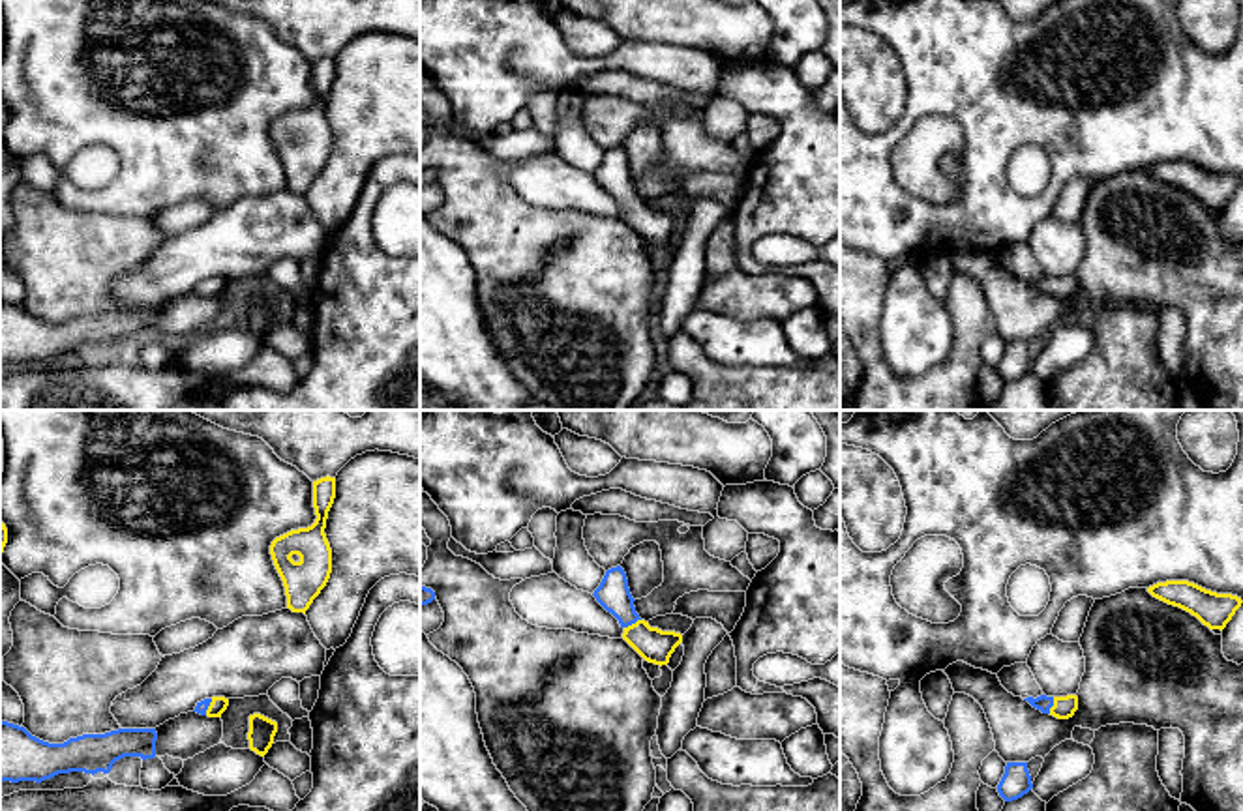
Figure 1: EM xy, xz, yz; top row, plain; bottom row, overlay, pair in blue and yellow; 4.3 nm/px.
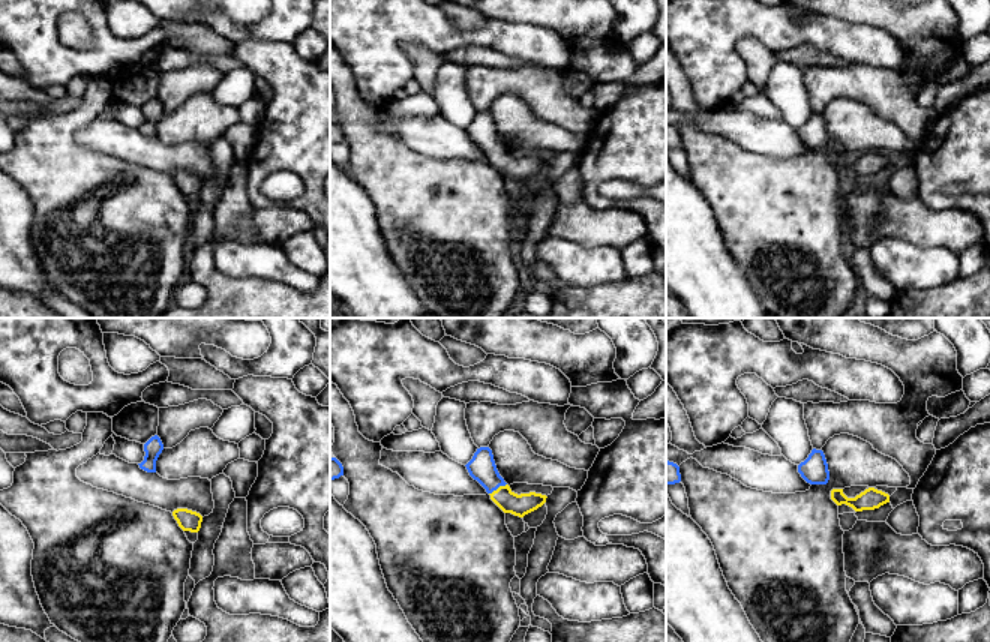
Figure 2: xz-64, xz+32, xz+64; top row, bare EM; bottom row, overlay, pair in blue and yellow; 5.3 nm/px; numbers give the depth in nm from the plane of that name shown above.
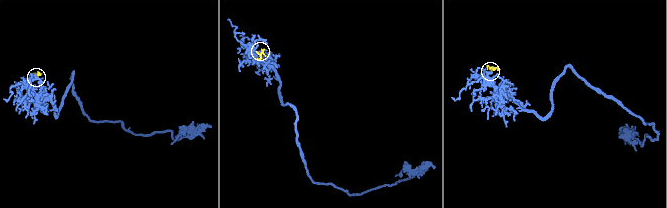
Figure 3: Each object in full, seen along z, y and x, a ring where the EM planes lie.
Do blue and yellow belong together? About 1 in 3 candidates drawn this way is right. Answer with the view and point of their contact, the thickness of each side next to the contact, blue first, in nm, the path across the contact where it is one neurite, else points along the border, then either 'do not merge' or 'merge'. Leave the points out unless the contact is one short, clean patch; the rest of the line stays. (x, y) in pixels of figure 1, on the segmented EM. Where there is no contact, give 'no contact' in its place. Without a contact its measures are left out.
meets blue in xz at (632, 622); 140 nm thick on the blue side, 150 nm on the other; runs through xz (614, 594), (632, 622), (653, 645); merge

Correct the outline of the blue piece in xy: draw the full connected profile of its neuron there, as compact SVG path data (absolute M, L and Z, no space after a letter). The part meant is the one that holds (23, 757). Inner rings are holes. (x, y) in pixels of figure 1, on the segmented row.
M0 721L0 781L41 783L69 772L109 774L124 757L154 759L156 740L156 729L118 729L49 744L24 727Z

